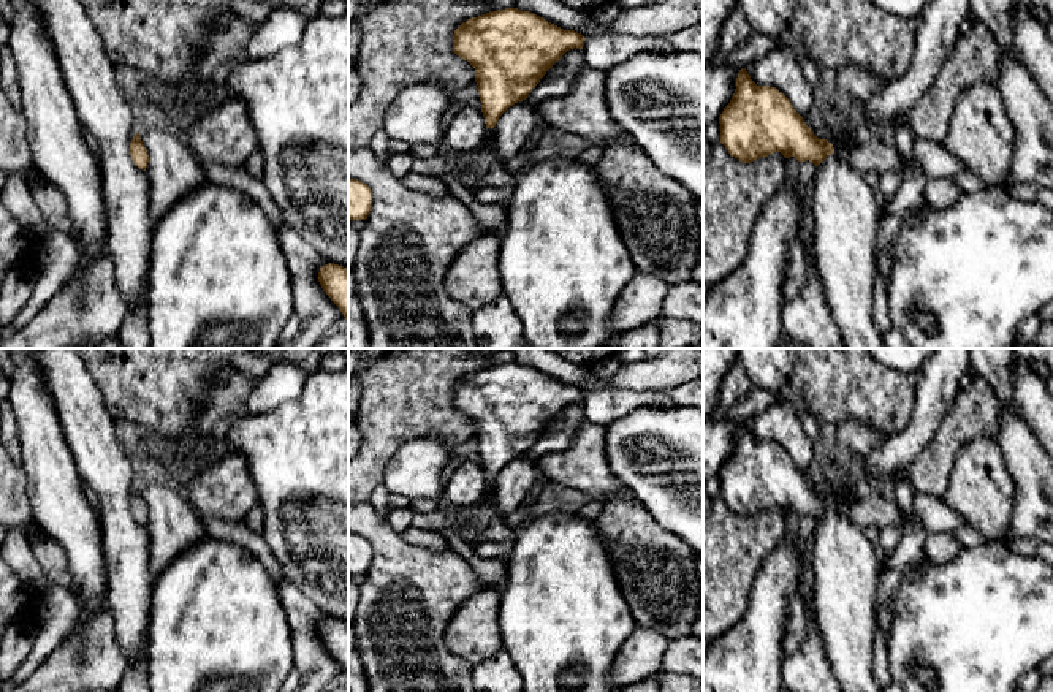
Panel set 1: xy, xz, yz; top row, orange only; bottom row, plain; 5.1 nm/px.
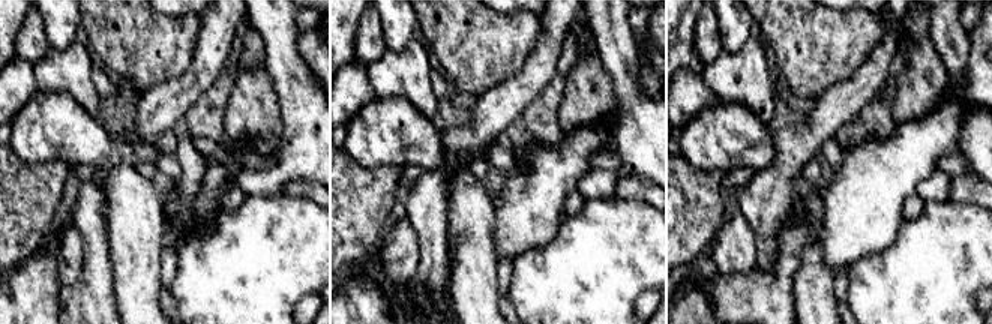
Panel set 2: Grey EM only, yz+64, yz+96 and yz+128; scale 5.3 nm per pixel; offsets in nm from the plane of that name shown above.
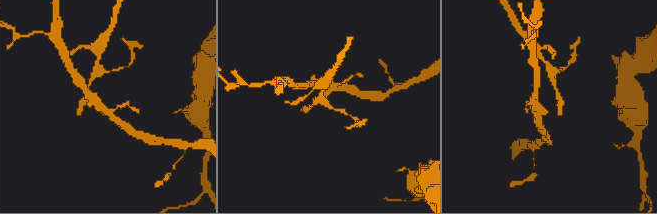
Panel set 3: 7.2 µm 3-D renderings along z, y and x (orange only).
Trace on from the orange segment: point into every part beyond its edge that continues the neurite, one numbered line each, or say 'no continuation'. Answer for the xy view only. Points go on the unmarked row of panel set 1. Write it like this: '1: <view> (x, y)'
no continuation

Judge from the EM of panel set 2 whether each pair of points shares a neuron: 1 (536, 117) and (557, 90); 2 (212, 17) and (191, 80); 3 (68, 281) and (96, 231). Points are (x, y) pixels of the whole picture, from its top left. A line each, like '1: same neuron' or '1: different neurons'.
1: same neuron
2: same neuron
3: different neurons

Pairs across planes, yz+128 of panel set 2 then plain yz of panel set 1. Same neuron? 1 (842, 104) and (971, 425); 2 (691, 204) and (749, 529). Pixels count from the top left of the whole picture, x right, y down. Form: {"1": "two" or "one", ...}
{"1": "two", "2": "one"}

